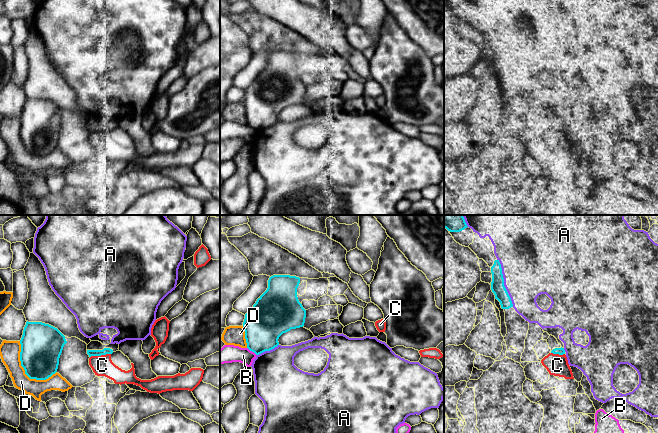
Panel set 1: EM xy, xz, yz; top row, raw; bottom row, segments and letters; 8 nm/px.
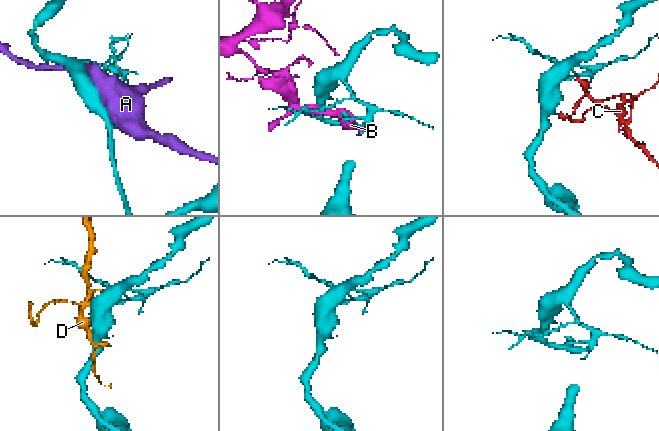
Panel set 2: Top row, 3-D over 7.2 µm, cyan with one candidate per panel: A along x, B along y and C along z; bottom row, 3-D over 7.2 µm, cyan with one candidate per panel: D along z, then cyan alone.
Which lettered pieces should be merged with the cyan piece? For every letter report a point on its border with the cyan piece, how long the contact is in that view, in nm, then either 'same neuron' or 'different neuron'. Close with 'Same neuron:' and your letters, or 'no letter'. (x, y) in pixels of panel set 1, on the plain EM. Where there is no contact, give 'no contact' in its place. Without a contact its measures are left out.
A: yz (503, 59) | 400 nm | different neuron
B: xz (252, 127) | 100 nm | different neuron
C: xy (100, 131) | 170 nm | different neuron
D: xy (25, 149) | 400 nm | different neuron
Same neuron: no letter

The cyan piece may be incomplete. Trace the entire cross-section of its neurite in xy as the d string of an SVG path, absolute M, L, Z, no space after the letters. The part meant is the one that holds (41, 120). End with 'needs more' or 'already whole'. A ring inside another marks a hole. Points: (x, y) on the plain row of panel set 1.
M26 98L20 116L21 142L30 155L46 156L57 148L65 112L42 98Z; already whole

